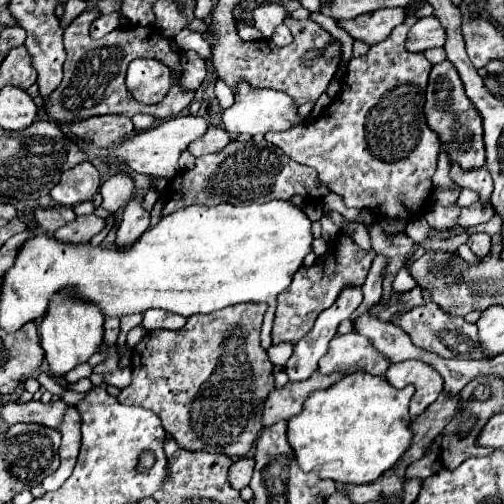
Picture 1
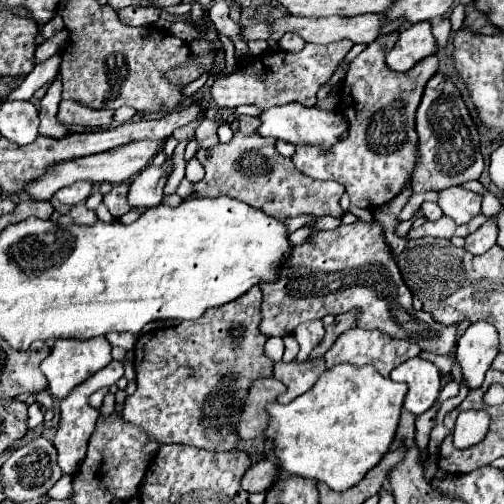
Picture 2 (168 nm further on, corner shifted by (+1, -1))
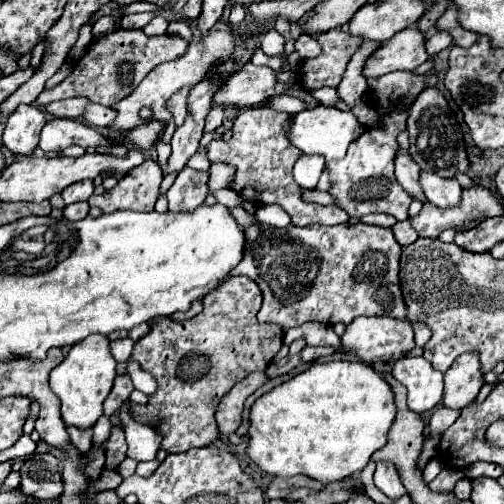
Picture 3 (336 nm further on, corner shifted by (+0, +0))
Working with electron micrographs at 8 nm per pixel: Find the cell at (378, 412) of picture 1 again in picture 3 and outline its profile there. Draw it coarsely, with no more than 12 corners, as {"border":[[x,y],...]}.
{"border":[[312,364],[250,408],[270,476],[350,478],[386,444],[392,388]]}

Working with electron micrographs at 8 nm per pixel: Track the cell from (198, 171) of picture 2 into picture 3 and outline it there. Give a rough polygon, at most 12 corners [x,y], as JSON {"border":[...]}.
{"border":[[212,164],[208,186],[212,192],[228,188],[234,168]]}

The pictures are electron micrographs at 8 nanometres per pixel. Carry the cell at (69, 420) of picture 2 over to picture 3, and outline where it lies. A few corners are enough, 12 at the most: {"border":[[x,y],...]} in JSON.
{"border":[[130,338],[112,340],[110,350],[118,362],[130,358],[134,342]]}

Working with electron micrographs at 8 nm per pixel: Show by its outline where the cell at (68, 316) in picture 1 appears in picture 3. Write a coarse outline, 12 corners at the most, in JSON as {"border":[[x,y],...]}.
{"border":[[106,336],[74,344],[50,374],[62,420],[104,414],[116,378]]}

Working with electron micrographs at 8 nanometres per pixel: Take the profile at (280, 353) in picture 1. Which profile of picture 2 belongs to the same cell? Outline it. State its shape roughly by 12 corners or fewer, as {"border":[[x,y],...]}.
{"border":[[293,335],[283,337],[283,361],[293,361],[299,353],[299,343]]}

